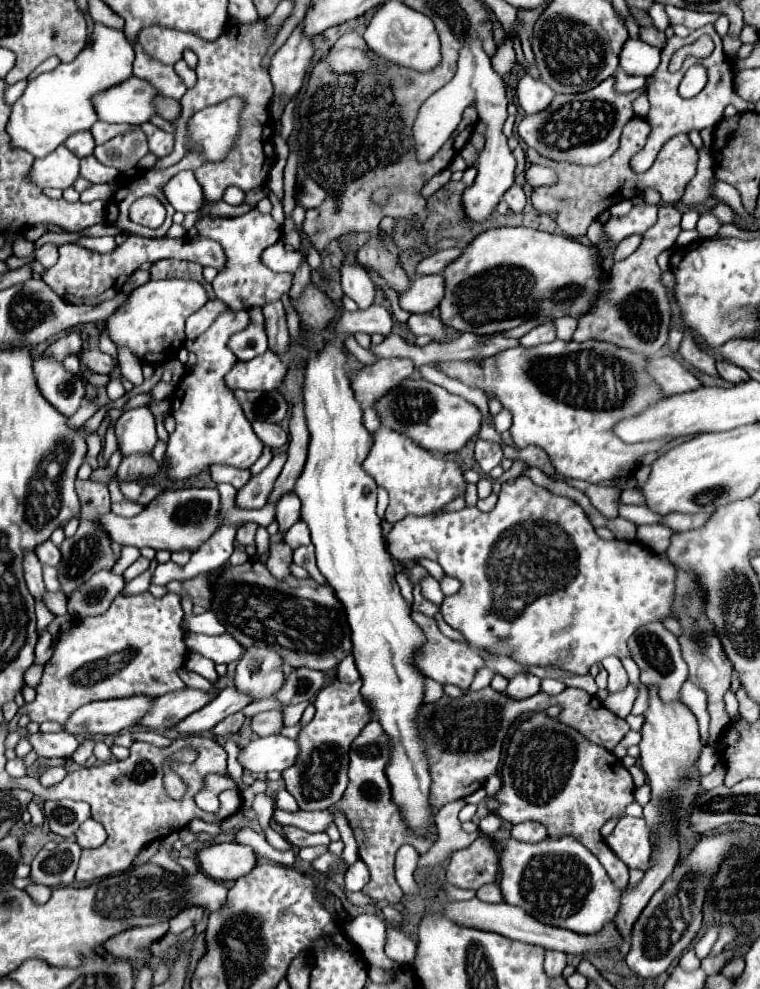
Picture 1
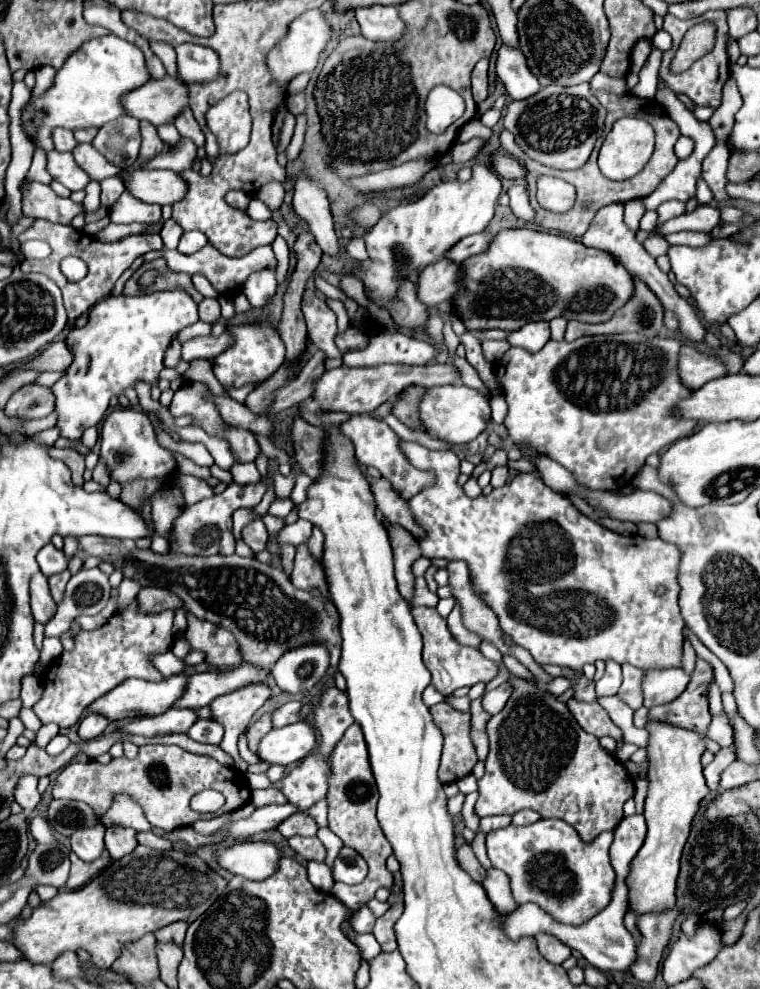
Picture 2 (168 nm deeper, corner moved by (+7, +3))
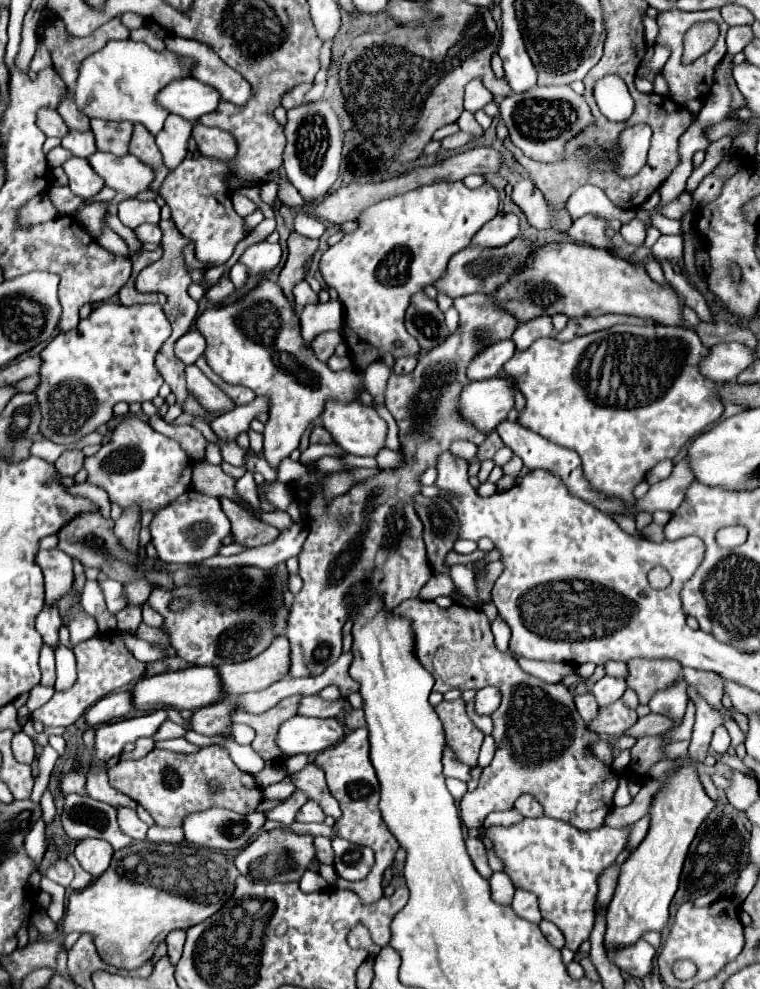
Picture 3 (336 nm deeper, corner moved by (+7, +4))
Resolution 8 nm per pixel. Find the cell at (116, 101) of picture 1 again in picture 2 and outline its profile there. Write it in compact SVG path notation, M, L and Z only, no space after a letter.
M170 75L164 79L150 79L146 85L126 93L122 103L128 115L160 127L164 123L172 123L190 107L188 85Z

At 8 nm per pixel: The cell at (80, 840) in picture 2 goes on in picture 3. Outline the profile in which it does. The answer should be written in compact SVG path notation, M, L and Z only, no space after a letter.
M84 838L76 844L74 856L80 862L80 866L90 872L94 878L102 876L106 872L106 868L110 866L112 860L112 846L106 840L98 840L98 838Z

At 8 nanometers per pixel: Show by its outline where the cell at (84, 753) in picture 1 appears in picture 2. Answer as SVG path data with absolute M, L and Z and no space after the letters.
M88 713L82 721L80 721L80 727L78 727L78 735L82 739L96 739L104 733L104 729L108 727L108 719L104 715L98 715L98 713Z

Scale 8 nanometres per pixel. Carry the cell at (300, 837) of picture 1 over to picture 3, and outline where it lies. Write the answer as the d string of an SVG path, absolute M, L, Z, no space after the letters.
M308 800L296 814L296 822L324 822L324 812L314 800Z

